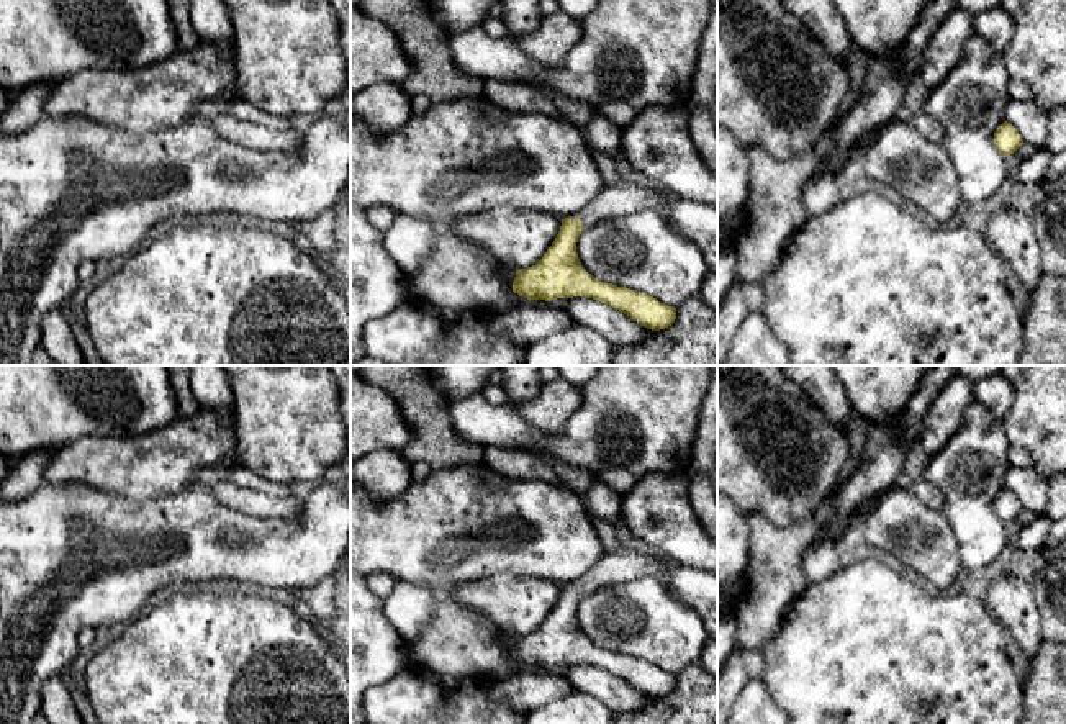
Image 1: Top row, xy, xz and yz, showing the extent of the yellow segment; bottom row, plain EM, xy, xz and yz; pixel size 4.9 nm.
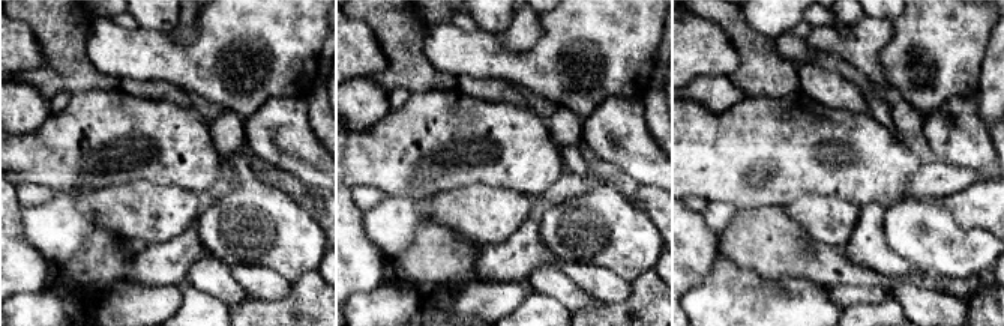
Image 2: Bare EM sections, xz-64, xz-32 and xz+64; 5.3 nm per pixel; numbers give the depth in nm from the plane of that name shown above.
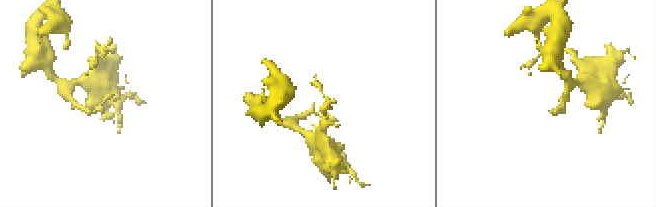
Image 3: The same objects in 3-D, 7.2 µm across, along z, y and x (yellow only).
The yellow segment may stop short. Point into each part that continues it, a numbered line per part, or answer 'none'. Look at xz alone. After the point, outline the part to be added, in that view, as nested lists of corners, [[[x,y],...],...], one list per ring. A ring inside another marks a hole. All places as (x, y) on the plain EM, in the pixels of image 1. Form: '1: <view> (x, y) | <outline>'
1: xz (626, 564) | [[[621,547],[617,552],[604,554],[604,557],[585,572],[575,583],[583,595],[591,595],[604,585],[617,585],[639,577],[663,578],[666,565],[652,557],[645,550]]]

